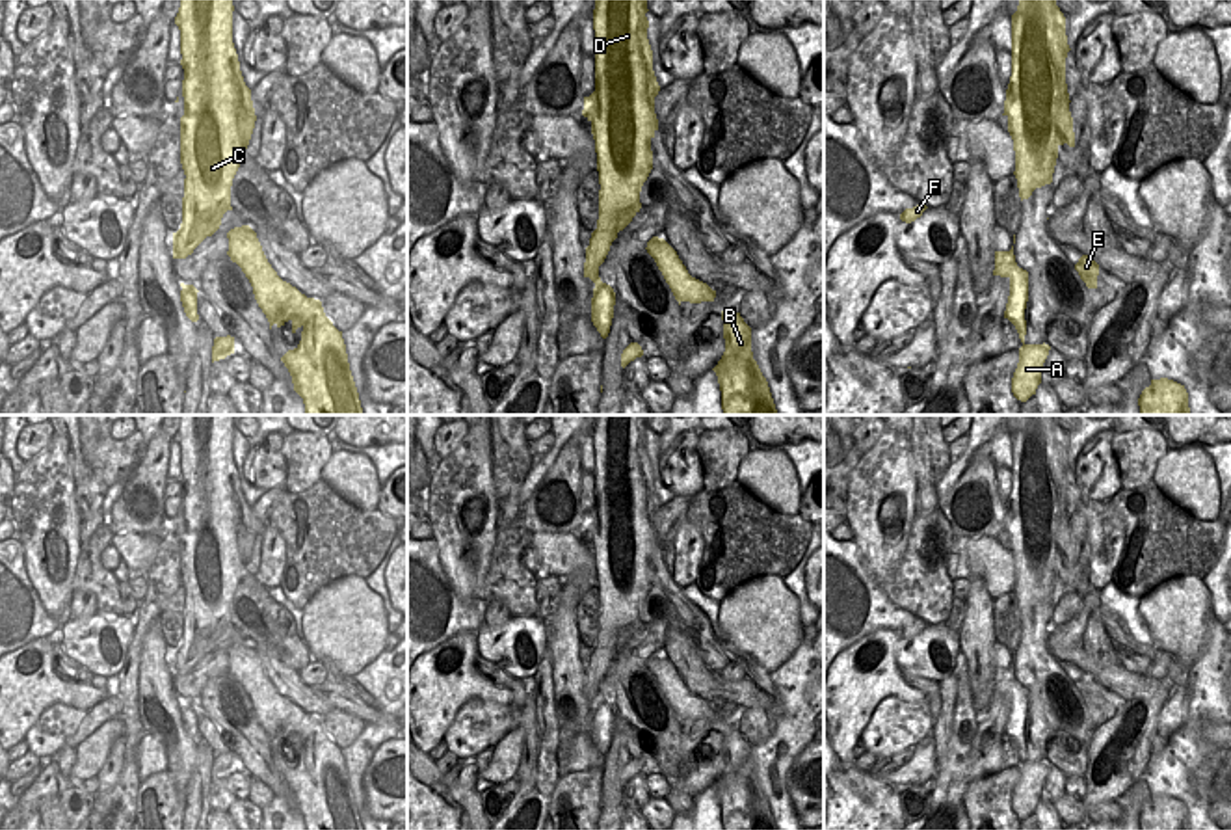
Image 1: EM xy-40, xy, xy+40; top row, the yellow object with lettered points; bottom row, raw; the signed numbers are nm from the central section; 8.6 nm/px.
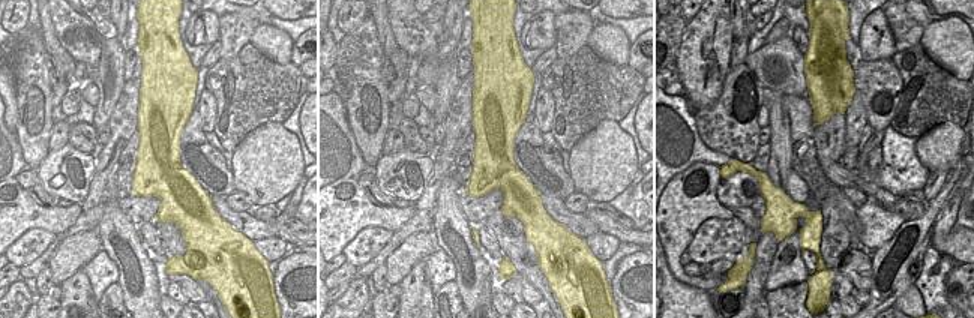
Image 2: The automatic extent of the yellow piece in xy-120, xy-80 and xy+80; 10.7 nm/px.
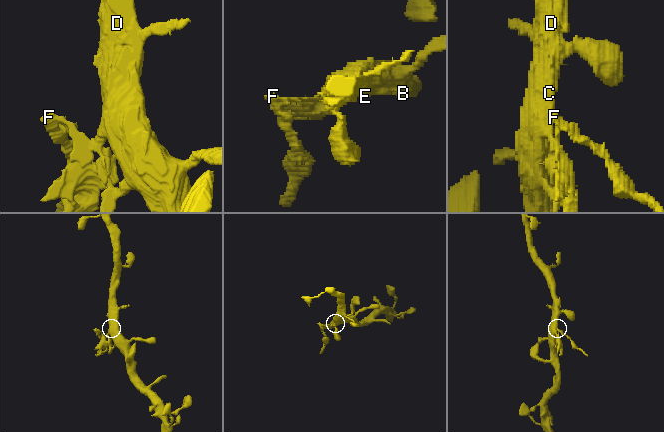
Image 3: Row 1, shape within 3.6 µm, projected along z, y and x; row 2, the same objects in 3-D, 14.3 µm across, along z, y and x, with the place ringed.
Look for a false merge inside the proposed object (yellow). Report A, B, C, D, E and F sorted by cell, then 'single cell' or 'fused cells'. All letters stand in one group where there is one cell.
groups A F / B C D E; fused cells

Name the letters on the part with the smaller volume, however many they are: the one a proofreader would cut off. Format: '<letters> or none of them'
A, F

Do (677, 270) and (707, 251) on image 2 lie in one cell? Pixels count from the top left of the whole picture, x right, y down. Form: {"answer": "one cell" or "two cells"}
{"answer": "two cells"}

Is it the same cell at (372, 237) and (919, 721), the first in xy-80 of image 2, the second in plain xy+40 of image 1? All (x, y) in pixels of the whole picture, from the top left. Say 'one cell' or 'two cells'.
one cell

